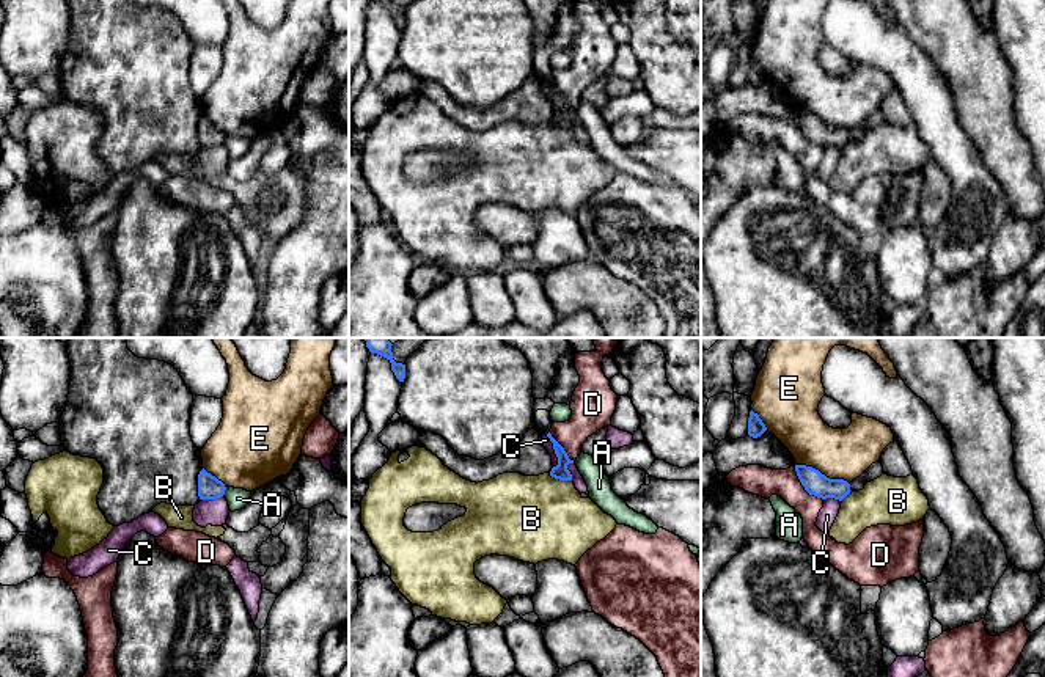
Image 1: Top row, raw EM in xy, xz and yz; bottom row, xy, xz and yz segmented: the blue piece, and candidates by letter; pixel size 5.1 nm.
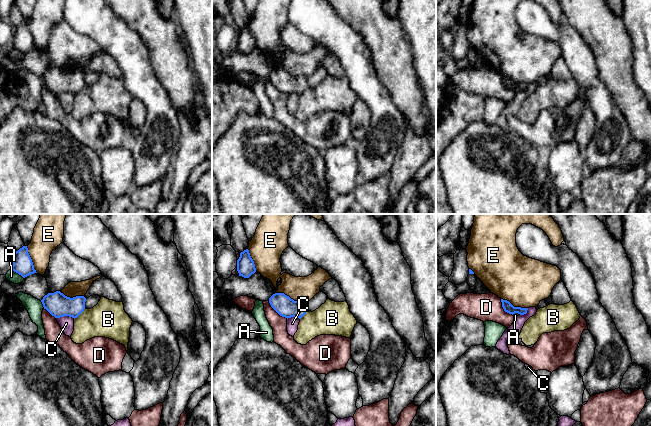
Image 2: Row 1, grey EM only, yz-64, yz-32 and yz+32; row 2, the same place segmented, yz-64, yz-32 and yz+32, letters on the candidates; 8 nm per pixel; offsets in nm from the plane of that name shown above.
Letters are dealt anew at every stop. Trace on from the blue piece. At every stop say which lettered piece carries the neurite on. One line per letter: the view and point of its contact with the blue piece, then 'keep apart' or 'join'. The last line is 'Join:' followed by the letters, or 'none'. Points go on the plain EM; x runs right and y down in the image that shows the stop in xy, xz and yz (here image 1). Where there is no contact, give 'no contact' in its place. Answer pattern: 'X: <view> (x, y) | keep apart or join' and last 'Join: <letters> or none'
A: xy (223, 140) | keep apart
B: xz (560, 128) | keep apart
C: xz (555, 99) | keep apart
D: yz (803, 134) | keep apart
E: yz (824, 123) | keep apart
Join: none

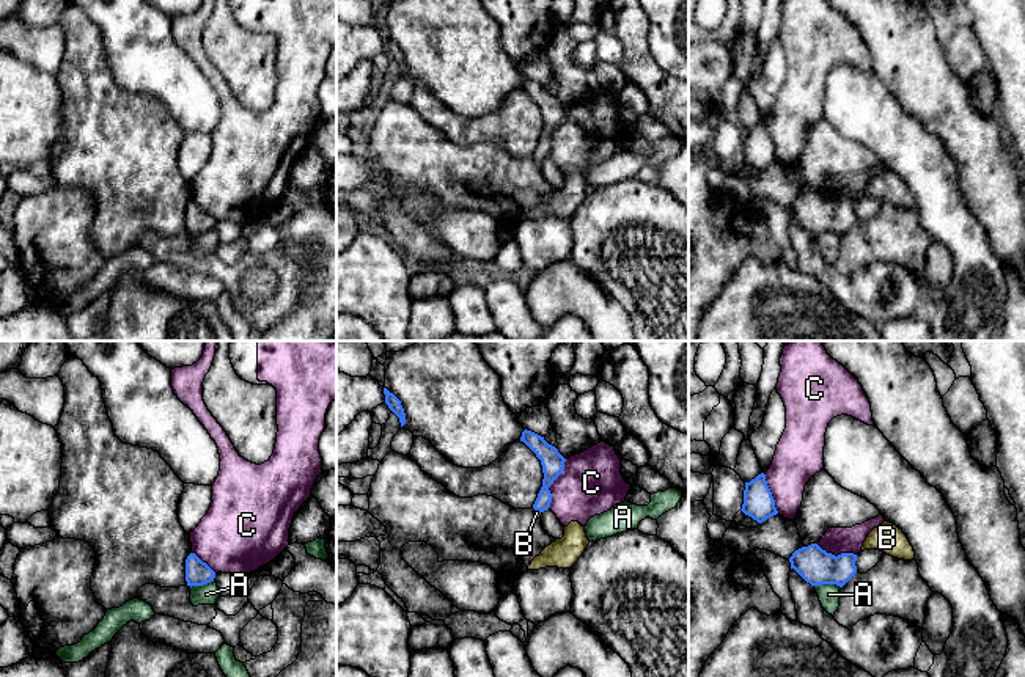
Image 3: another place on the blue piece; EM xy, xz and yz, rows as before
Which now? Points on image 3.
A: yz (827, 231) | keep apart
B: xz (538, 157) | join
C: xz (552, 131) | keep apart
Join: B

